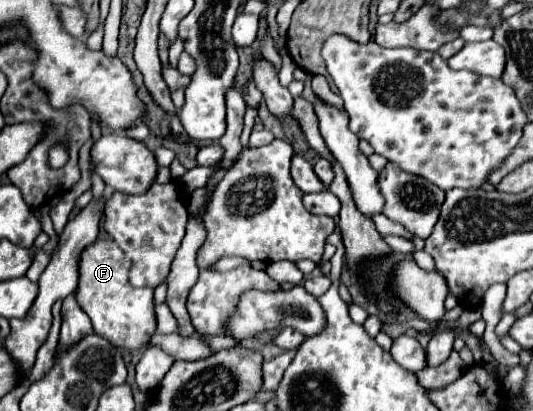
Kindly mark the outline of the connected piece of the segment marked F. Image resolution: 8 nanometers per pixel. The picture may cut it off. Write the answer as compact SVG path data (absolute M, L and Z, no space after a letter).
M112 238L96 240L80 256L80 282L76 288L76 300L90 316L96 334L104 336L118 348L140 352L156 332L154 290L148 286L134 288L128 276L130 266L130 258Z

